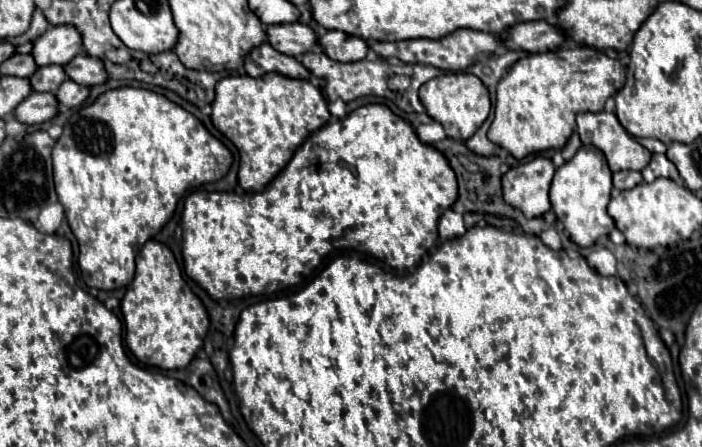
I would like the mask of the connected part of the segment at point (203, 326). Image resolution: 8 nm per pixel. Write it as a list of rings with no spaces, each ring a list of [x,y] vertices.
[[[147,241],[137,253],[135,263],[135,279],[121,299],[127,347],[145,365],[165,371],[183,369],[203,345],[209,327],[207,311],[199,297],[183,281],[173,253],[163,243]]]

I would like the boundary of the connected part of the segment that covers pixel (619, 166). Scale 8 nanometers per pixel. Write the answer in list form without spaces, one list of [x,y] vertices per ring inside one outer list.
[[[579,113],[577,133],[583,145],[593,145],[605,155],[611,171],[641,171],[651,161],[651,153],[621,127],[615,113]]]

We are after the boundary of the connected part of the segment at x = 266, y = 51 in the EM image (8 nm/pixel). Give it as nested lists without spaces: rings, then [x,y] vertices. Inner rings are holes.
[[[269,43],[253,49],[245,59],[245,71],[251,77],[261,77],[265,73],[281,73],[291,79],[311,79],[311,71],[295,57],[279,53]]]

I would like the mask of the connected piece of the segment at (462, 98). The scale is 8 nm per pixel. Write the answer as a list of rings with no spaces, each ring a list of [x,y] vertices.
[[[447,73],[447,75],[433,77],[421,85],[419,99],[427,115],[445,127],[447,137],[459,139],[459,141],[469,139],[481,127],[481,123],[487,119],[491,111],[489,91],[481,83],[481,79],[471,73]]]

